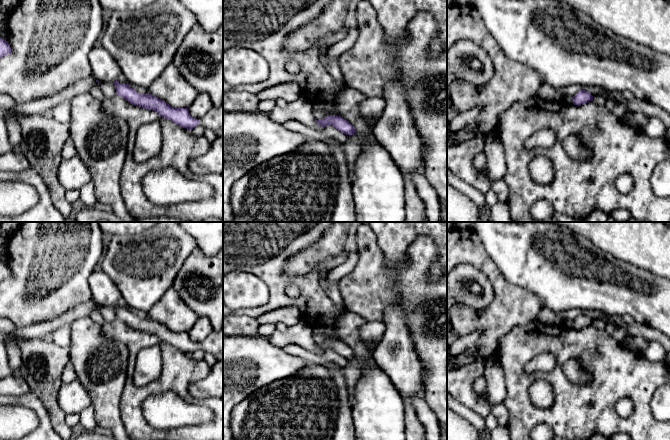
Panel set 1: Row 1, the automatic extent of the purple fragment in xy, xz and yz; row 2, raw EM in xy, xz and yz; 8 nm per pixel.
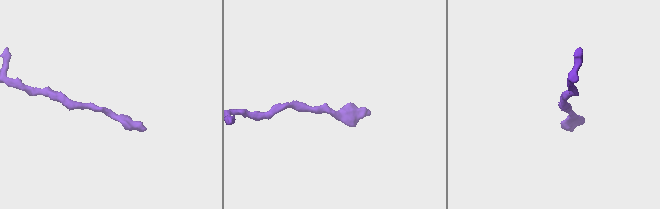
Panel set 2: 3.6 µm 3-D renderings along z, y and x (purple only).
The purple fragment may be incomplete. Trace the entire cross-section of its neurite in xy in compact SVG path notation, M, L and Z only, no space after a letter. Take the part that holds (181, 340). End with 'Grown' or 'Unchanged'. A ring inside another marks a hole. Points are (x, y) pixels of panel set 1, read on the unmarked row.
M113 306L117 319L123 321L131 328L154 334L162 341L173 345L183 352L192 354L198 348L211 353L217 360L223 360L223 326L219 330L213 330L209 336L199 345L193 342L188 332L174 332L168 327L152 318L139 318L129 308Z. Grown

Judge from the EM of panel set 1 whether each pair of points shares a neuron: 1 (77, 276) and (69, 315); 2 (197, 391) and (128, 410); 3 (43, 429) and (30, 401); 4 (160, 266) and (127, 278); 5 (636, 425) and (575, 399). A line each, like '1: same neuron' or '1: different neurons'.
1: different neurons
2: different neurons
3: same neuron
4: same neuron
5: same neuron

